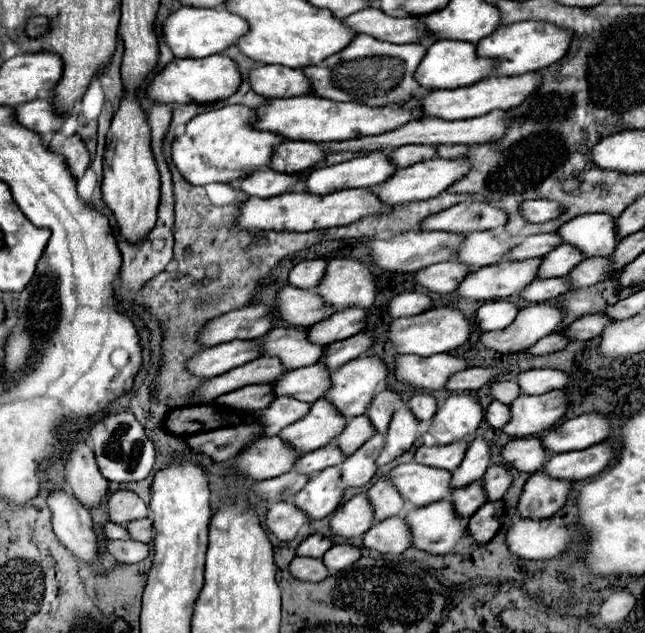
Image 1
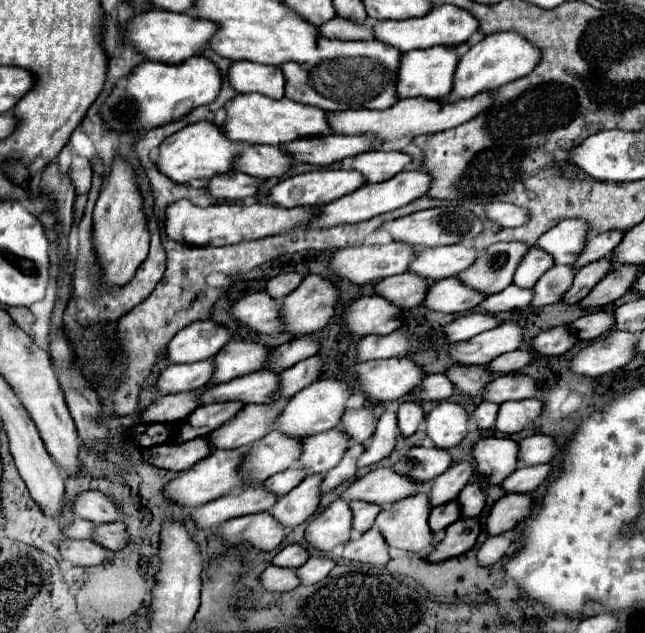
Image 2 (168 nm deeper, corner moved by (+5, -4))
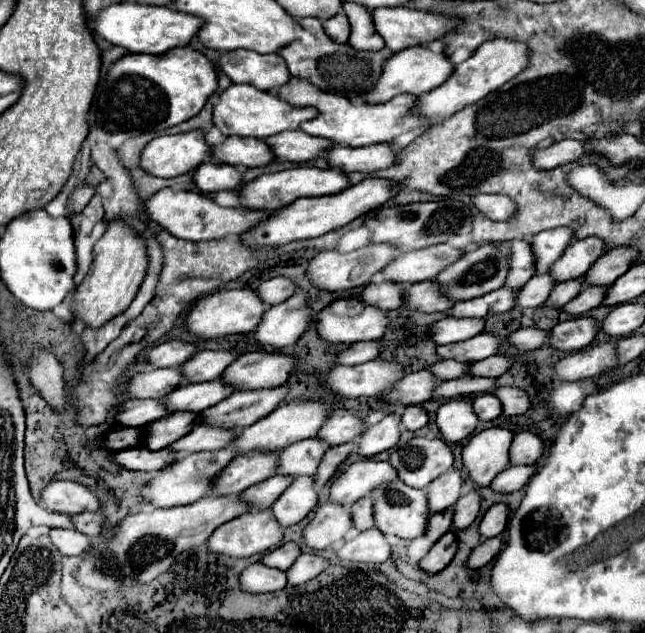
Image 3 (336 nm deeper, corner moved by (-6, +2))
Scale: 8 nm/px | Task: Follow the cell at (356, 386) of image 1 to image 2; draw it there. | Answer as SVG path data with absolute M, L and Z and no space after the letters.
M338 378L316 380L288 400L288 404L284 406L284 412L280 414L276 430L284 432L288 436L294 436L294 438L308 438L308 436L326 432L340 424L340 418L346 410L346 402L352 394L354 394L354 390L344 380L338 380Z

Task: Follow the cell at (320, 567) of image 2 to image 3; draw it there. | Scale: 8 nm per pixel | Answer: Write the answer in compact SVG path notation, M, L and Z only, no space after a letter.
M309 552L299 554L299 558L293 562L293 566L285 572L287 574L287 586L301 586L303 582L309 582L325 566L327 566L327 560L317 556L317 554L309 554Z

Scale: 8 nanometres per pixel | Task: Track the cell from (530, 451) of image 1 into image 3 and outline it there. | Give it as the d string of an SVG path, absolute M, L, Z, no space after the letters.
M487 428L473 434L461 450L463 466L469 478L477 486L489 486L491 480L505 468L509 468L507 450L511 446L513 432L507 428Z

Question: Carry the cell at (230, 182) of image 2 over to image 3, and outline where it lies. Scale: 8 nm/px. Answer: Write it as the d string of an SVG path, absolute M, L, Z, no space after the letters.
M203 162L193 172L193 182L201 192L235 190L241 184L241 172L221 162Z

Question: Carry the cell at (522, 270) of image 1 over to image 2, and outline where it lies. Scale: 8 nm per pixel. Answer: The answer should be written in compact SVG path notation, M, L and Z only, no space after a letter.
M452 276L448 280L436 280L430 286L424 306L436 312L468 312L486 298L488 296L484 292L476 292L474 288L468 288L468 284Z

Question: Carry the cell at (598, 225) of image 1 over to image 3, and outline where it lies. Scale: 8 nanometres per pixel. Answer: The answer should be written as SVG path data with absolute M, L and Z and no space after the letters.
M553 228L543 230L531 238L531 252L535 256L535 274L545 274L549 266L563 254L571 242L571 230Z

